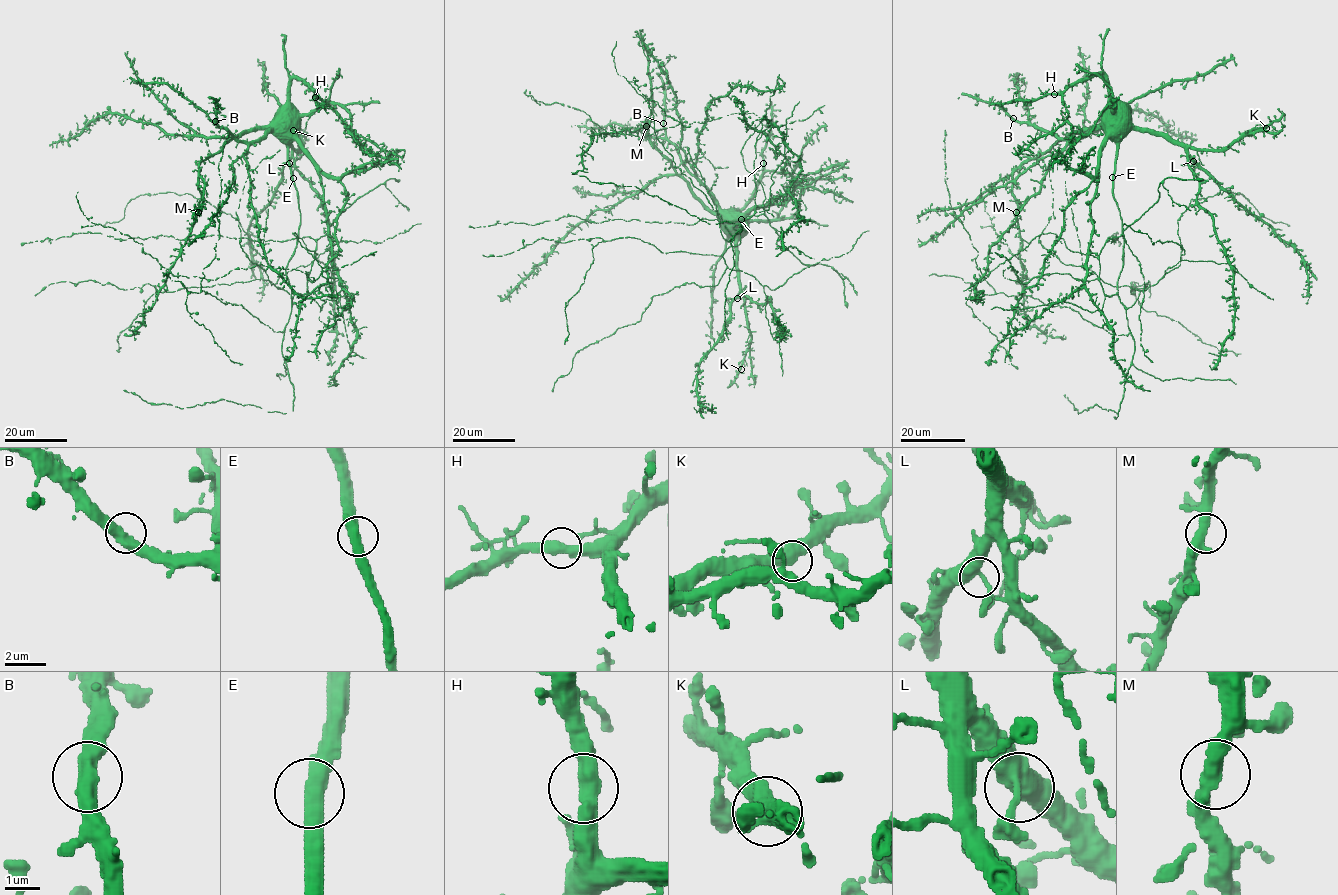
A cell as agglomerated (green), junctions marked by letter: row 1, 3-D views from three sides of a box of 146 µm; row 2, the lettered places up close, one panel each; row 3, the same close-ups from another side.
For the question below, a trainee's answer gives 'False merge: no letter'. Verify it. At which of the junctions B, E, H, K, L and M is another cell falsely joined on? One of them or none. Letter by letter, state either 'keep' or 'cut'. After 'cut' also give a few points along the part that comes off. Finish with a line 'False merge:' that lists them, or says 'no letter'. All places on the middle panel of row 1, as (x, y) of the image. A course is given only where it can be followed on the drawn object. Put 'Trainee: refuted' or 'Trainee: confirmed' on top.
Trainee: confirmed
B: keep
E: keep
H: keep
K: keep
L: keep
M: keep
False merge: no letter

